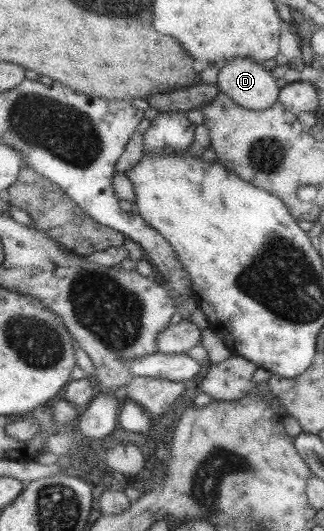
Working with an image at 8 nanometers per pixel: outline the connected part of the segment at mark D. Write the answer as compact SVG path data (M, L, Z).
M236 57L219 65L217 88L247 110L267 110L277 102L275 79L258 61Z

